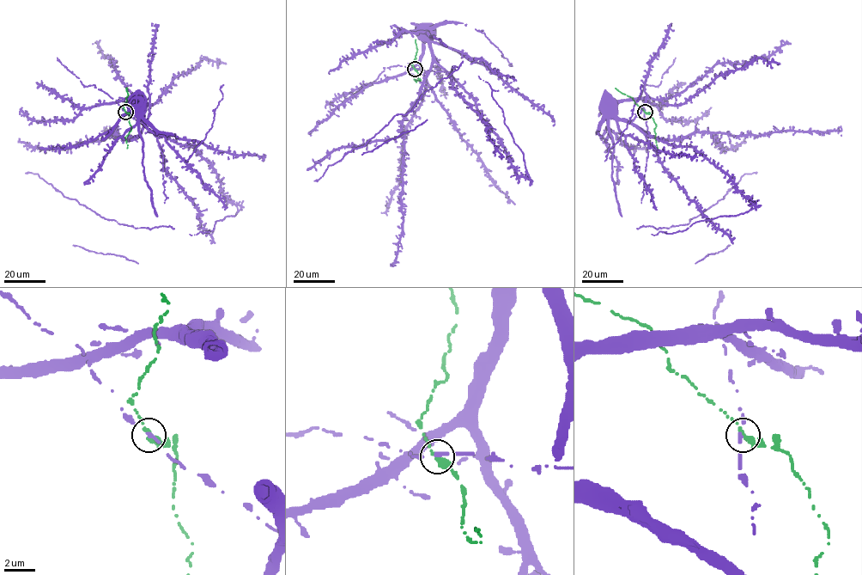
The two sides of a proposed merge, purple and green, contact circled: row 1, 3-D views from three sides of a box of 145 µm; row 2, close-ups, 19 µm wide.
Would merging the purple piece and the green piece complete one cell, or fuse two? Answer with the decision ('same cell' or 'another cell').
another cell

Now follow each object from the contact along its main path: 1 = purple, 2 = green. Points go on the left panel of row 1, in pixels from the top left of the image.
1: (125, 112), (118, 103), (125, 99), (134, 101), (130, 103)
2: (125, 112), (129, 114), (131, 126), (125, 137), (127, 148)

